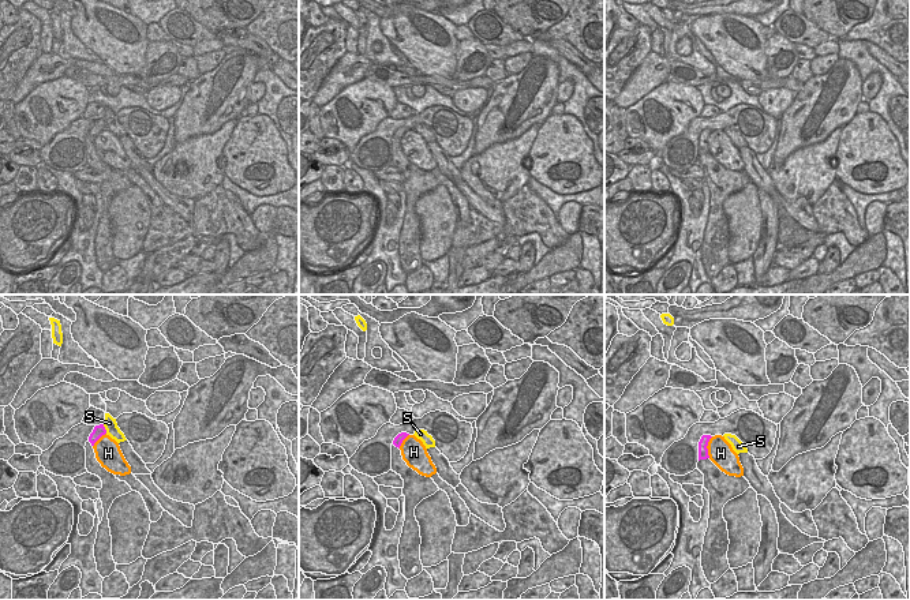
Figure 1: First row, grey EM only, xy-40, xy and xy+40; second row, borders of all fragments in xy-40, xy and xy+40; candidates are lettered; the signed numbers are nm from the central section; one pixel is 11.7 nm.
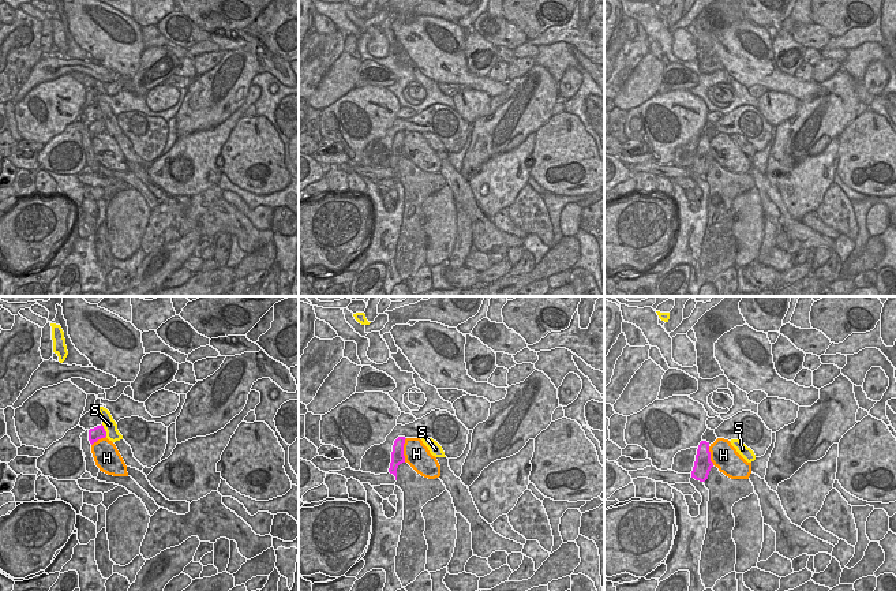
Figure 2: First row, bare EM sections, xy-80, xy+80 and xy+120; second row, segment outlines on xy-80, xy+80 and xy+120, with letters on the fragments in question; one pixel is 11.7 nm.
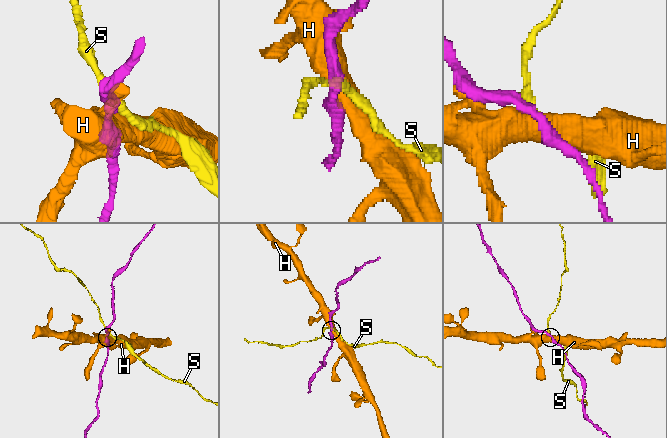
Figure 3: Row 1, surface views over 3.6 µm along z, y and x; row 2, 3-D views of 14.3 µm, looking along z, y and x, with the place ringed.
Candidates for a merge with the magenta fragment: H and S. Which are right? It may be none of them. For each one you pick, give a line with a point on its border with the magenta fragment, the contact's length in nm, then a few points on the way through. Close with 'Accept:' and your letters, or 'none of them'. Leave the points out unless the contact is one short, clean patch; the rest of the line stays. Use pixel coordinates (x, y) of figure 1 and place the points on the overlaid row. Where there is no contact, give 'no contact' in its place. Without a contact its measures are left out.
Accept: none of them

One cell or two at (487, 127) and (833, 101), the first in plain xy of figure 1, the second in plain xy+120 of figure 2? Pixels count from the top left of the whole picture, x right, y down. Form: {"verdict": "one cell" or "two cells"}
{"verdict": "one cell"}

